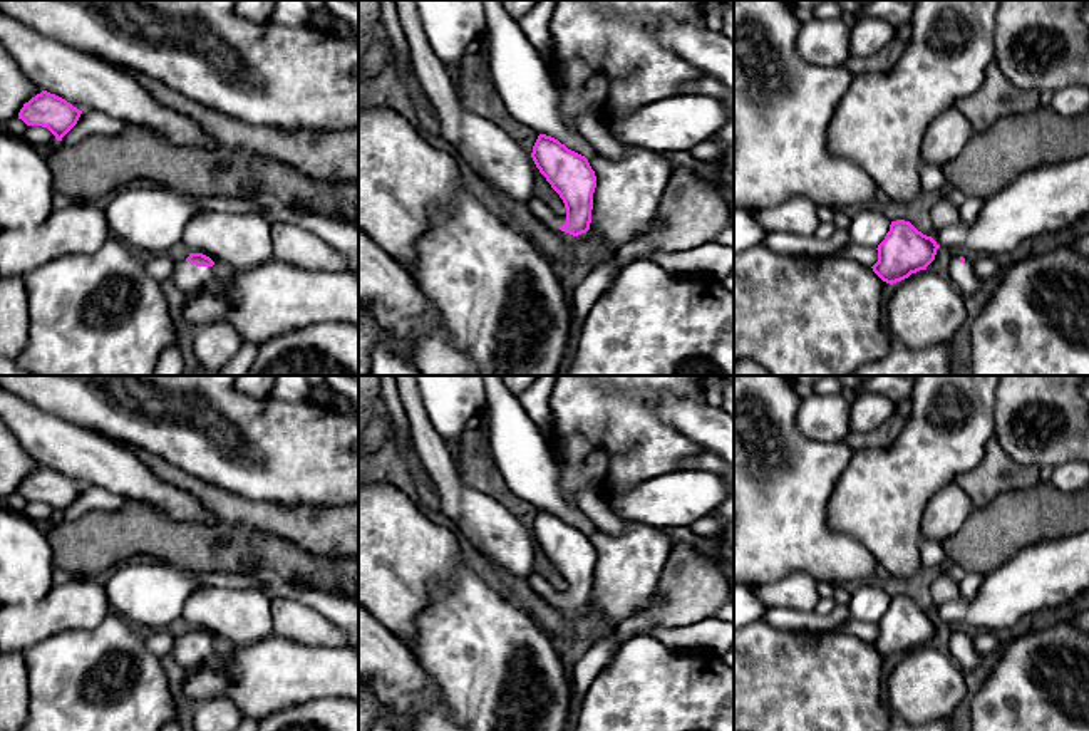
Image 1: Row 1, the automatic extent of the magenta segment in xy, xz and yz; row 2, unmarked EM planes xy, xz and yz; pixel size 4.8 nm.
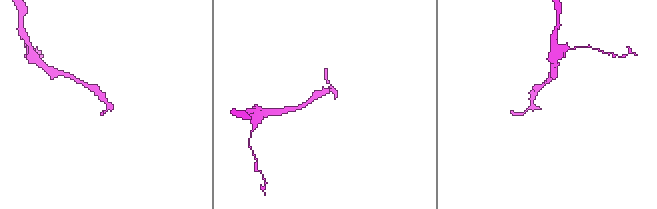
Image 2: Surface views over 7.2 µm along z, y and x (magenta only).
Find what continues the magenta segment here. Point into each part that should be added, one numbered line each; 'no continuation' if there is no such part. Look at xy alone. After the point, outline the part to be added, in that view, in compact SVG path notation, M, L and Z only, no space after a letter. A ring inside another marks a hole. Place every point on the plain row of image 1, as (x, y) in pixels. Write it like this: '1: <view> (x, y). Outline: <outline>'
1: xy (191, 654). Outline: M186 635L176 637L173 656L186 671L196 671L214 661L213 642L196 642Z

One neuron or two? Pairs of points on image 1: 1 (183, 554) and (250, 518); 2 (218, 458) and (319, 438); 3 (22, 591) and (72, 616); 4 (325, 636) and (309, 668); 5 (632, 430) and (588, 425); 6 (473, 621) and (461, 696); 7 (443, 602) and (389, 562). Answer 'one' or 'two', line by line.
1: two
2: one
3: two
4: two
5: one
6: one
7: two

